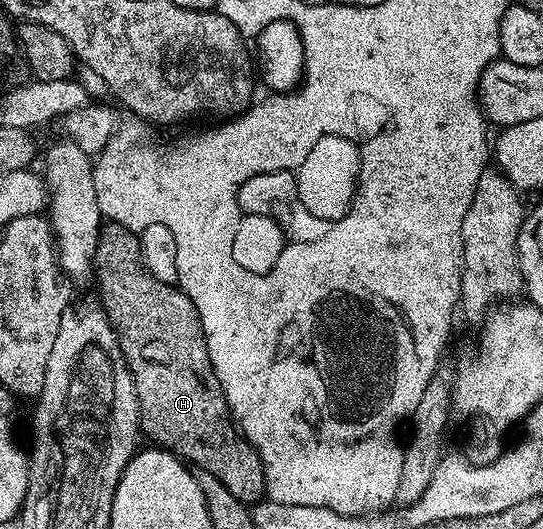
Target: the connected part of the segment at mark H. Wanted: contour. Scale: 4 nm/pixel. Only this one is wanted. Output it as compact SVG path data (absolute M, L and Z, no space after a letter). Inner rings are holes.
M112 223L106 224L101 230L101 237L97 240L93 255L93 264L91 266L92 276L97 276L97 293L101 296L99 300L100 308L104 309L107 319L115 335L117 342L121 348L121 354L125 360L125 366L129 369L129 374L133 380L135 387L135 395L137 402L141 408L141 433L149 436L154 446L162 449L168 449L169 452L177 454L182 461L195 467L203 473L215 475L215 479L219 479L219 483L223 483L223 487L227 487L227 491L231 491L231 495L235 495L235 499L246 503L257 503L266 496L265 491L265 472L263 471L263 463L259 459L253 446L241 436L237 423L233 419L232 413L229 412L229 404L223 395L223 387L219 383L219 379L215 375L215 367L211 367L211 355L207 351L207 339L203 335L203 323L199 319L199 311L195 311L195 303L191 303L191 299L177 285L168 285L167 283L159 283L155 279L155 275L151 275L151 271L145 266L145 260L141 258L141 242L138 234L131 229L124 229L121 225Z

